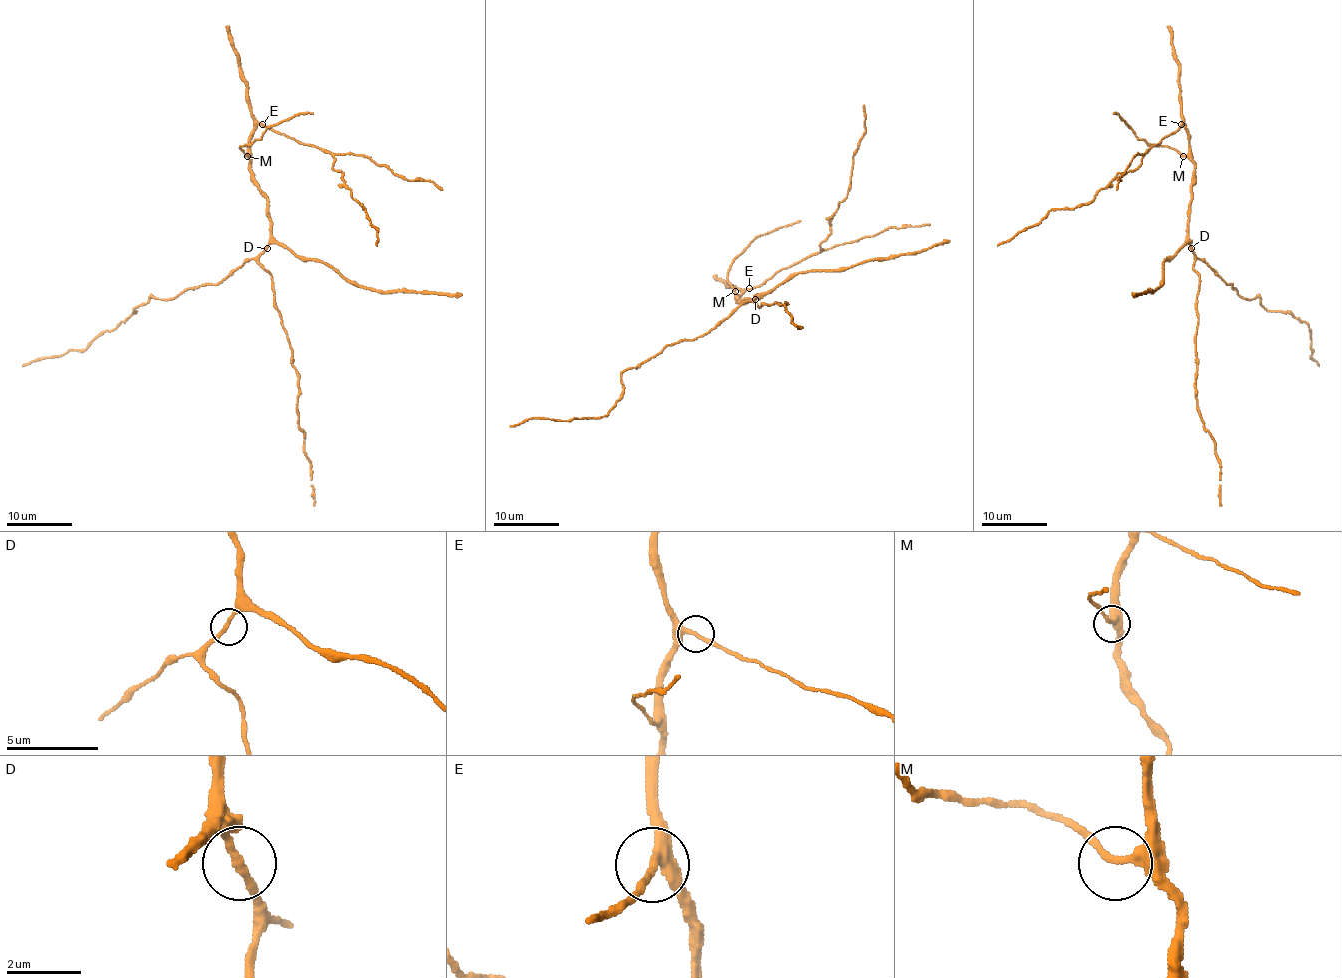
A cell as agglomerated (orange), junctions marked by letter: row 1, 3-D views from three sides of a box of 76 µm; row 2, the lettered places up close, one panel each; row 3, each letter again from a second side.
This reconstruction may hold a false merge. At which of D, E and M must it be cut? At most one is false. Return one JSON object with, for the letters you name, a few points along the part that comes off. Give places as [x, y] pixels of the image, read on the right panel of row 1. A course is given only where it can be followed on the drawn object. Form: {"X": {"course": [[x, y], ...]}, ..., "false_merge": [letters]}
{"false_merge": []}

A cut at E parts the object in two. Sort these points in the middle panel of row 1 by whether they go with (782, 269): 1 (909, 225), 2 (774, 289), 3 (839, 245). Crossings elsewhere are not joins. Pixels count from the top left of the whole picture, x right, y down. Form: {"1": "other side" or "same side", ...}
{"1": "same side", "2": "other side", "3": "same side"}

